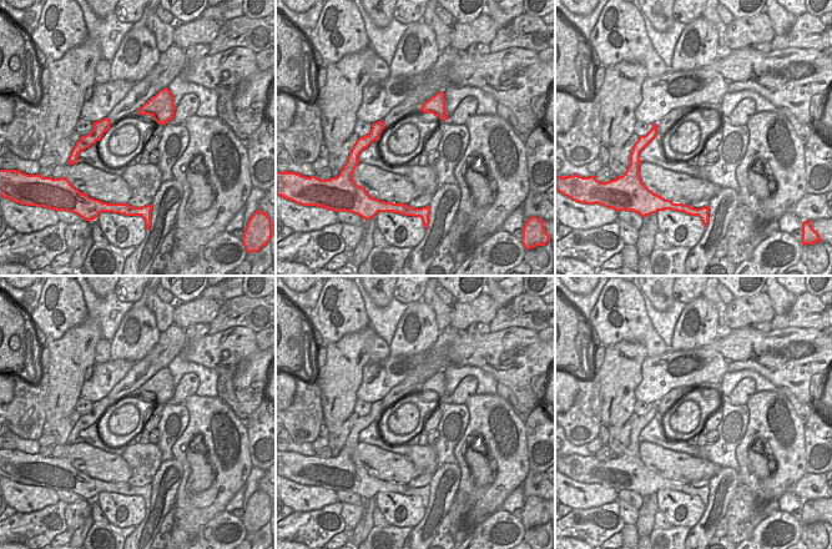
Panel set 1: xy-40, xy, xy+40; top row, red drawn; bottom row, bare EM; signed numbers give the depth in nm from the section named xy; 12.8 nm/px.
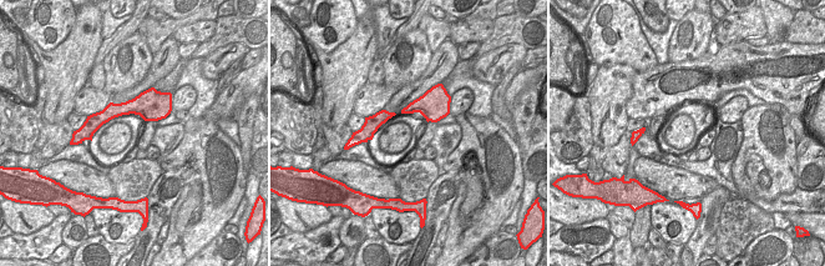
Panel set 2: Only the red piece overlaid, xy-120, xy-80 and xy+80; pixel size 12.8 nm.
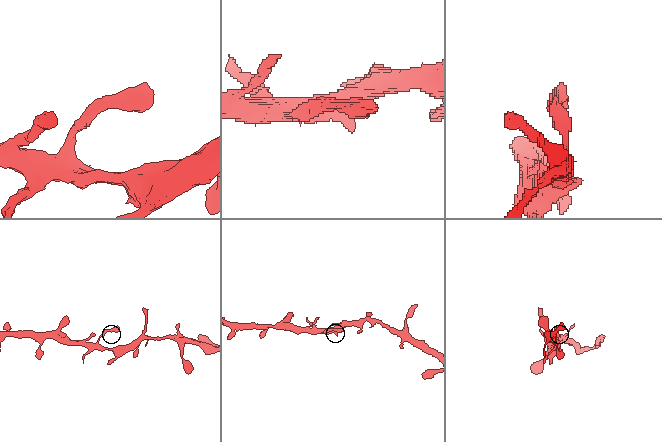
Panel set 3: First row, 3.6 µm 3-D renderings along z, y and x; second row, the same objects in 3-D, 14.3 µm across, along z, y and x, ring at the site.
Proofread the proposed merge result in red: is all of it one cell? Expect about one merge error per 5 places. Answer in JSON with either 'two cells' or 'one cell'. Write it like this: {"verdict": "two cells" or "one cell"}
{"verdict": "one cell"}

